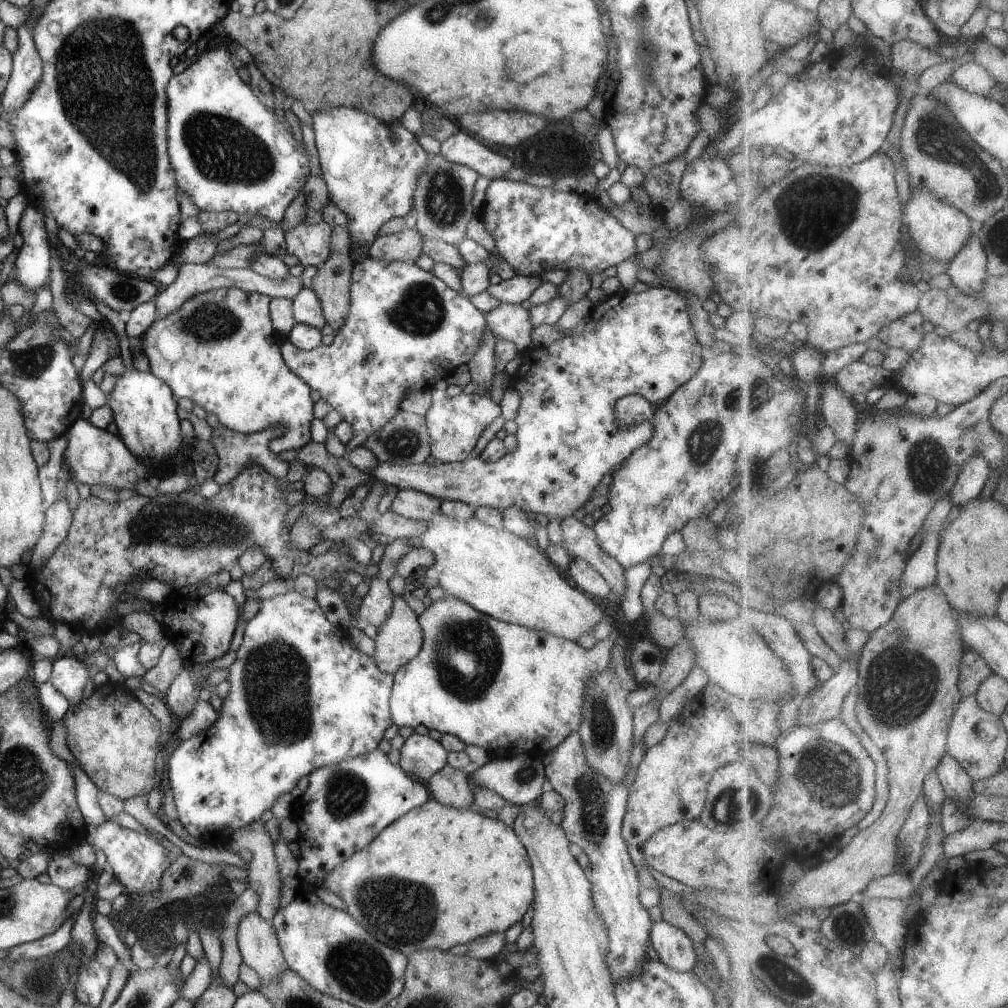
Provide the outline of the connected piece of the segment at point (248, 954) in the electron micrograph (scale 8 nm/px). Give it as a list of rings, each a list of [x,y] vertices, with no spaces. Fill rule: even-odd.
[[[257,912],[244,915],[237,926],[237,943],[244,964],[256,970],[262,983],[271,983],[287,969],[287,962],[283,957],[274,927],[263,919]]]

